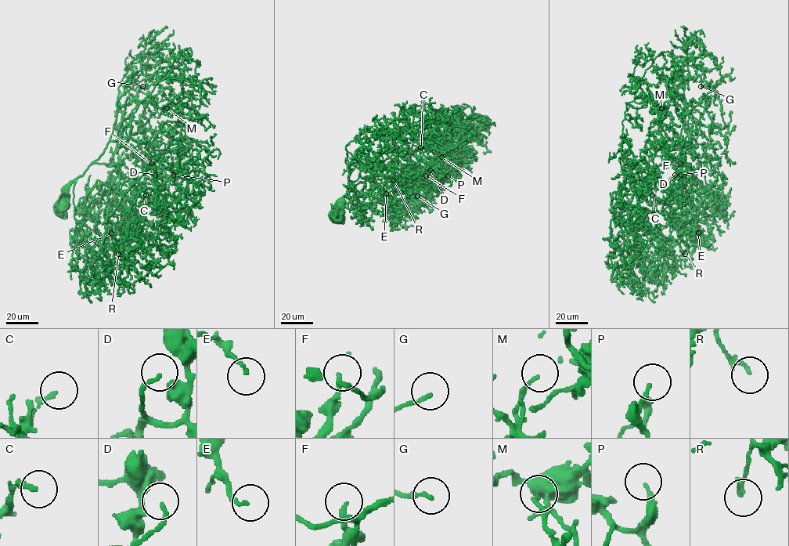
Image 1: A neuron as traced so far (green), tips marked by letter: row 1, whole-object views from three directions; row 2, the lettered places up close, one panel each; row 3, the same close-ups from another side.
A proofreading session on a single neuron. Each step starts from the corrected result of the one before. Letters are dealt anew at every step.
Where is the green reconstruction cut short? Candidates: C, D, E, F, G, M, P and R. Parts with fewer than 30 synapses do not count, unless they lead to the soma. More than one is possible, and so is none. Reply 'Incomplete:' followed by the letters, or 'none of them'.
Incomplete: G

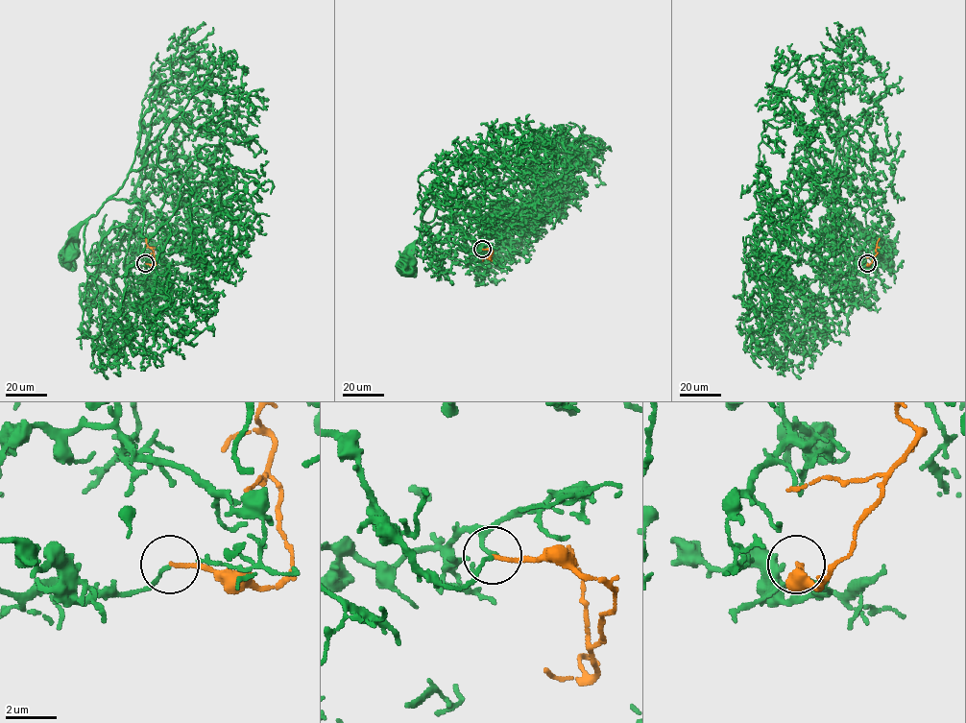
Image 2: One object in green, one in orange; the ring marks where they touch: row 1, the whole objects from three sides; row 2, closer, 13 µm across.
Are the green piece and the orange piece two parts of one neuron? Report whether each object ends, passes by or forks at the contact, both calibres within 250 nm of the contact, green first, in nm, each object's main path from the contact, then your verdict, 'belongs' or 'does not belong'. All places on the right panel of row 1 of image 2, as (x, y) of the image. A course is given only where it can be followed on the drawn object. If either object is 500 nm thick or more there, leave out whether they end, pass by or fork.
green ends; orange ends; calibres 140 and 140 nm; course green (867, 263), (854, 261), (833, 227), (833, 244), (806, 262), (825, 260), (853, 221), (881, 253); course orange (867, 263), (877, 253), (880, 238); does not belong

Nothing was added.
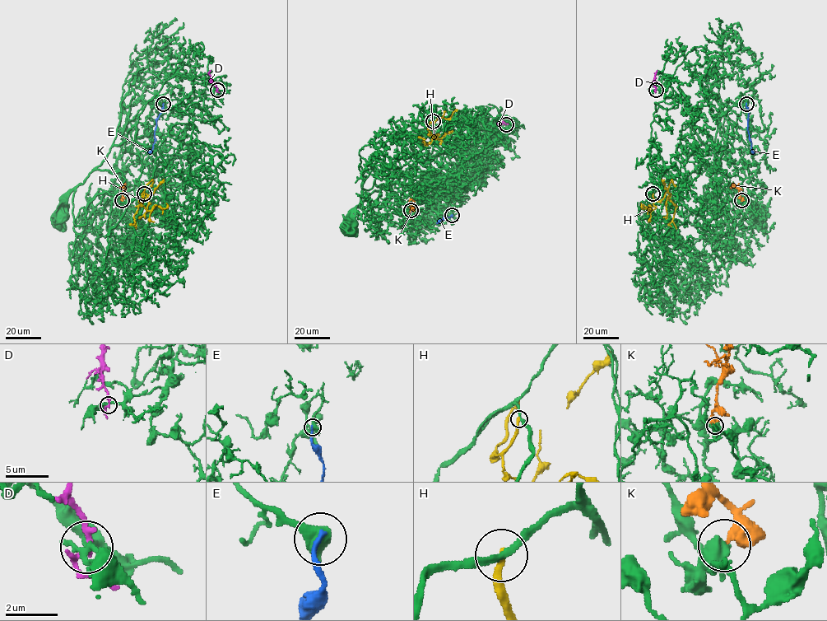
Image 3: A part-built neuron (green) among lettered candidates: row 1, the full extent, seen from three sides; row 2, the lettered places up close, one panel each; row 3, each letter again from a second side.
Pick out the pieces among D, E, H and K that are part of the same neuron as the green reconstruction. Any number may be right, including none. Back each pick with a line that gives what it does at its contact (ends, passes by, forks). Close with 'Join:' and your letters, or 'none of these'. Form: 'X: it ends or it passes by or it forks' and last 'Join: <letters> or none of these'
K: it ends
Join: K

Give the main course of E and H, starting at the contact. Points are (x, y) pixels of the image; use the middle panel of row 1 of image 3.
E: (452, 215), (444, 216), (443, 220), (436, 223)
H: (433, 121), (428, 125), (428, 130), (435, 139), (433, 137), (428, 144), (418, 137)

